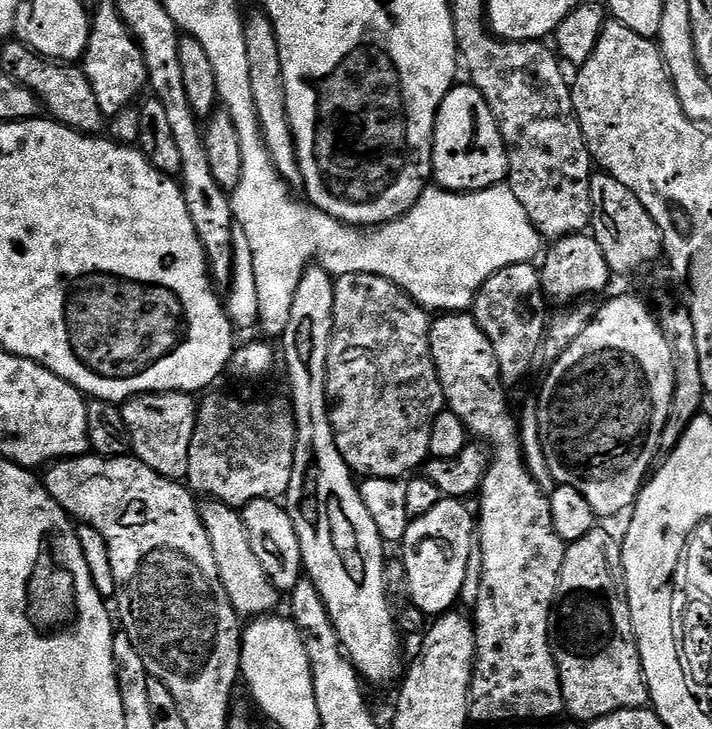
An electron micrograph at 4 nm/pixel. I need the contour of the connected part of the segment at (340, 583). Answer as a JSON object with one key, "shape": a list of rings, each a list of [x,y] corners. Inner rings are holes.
{"shape":[[[309,266],[308,269],[302,274],[302,278],[298,282],[298,290],[294,290],[294,302],[290,302],[290,322],[286,322],[286,330],[284,331],[282,337],[282,343],[284,343],[284,352],[282,348],[282,368],[284,364],[284,368],[288,371],[288,388],[292,391],[292,396],[290,395],[290,403],[292,406],[292,412],[296,415],[296,449],[294,450],[294,470],[290,474],[290,486],[288,487],[288,491],[286,493],[286,507],[288,513],[290,514],[290,518],[294,522],[294,530],[298,534],[298,542],[302,546],[302,558],[304,559],[304,572],[306,573],[307,579],[311,580],[312,584],[319,590],[320,597],[322,598],[322,602],[326,606],[326,610],[330,614],[330,618],[332,619],[332,625],[336,628],[336,633],[338,634],[338,638],[342,642],[342,646],[344,647],[344,651],[348,654],[348,659],[352,661],[352,665],[356,667],[357,672],[360,673],[361,677],[365,681],[373,680],[376,684],[388,684],[392,679],[399,677],[402,672],[402,664],[400,668],[400,632],[396,629],[396,620],[392,617],[392,608],[388,605],[388,584],[384,581],[384,551],[386,551],[386,545],[384,540],[378,534],[378,526],[374,526],[374,518],[370,518],[370,514],[366,511],[366,505],[362,503],[362,498],[360,497],[360,490],[358,487],[357,477],[354,475],[351,468],[348,467],[348,463],[344,461],[342,458],[342,454],[338,450],[338,446],[336,445],[336,439],[334,438],[334,430],[332,429],[332,417],[330,415],[330,409],[328,406],[328,355],[330,354],[330,342],[332,341],[332,327],[334,326],[334,277],[330,275],[325,268],[321,268],[319,266]]]}

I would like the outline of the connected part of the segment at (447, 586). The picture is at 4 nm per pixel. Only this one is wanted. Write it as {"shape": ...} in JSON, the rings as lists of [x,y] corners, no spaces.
{"shape":[[[442,498],[434,510],[415,517],[404,535],[402,549],[408,592],[412,595],[413,606],[425,612],[428,618],[444,615],[460,599],[462,582],[466,579],[466,562],[474,541],[474,518],[468,514],[466,505],[459,500]]]}

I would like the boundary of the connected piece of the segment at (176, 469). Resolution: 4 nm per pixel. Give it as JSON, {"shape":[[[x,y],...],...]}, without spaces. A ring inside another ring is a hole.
{"shape":[[[147,392],[144,396],[133,396],[132,399],[123,401],[122,411],[131,455],[150,466],[150,470],[162,478],[183,481],[190,470],[190,438],[194,438],[197,407],[197,401],[187,392]]]}

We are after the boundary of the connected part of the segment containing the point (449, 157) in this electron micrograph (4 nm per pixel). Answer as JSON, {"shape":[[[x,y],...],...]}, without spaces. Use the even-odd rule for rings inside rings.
{"shape":[[[460,82],[446,94],[436,112],[432,139],[432,180],[448,192],[481,192],[508,178],[508,151],[486,106],[486,98],[471,83]]]}

